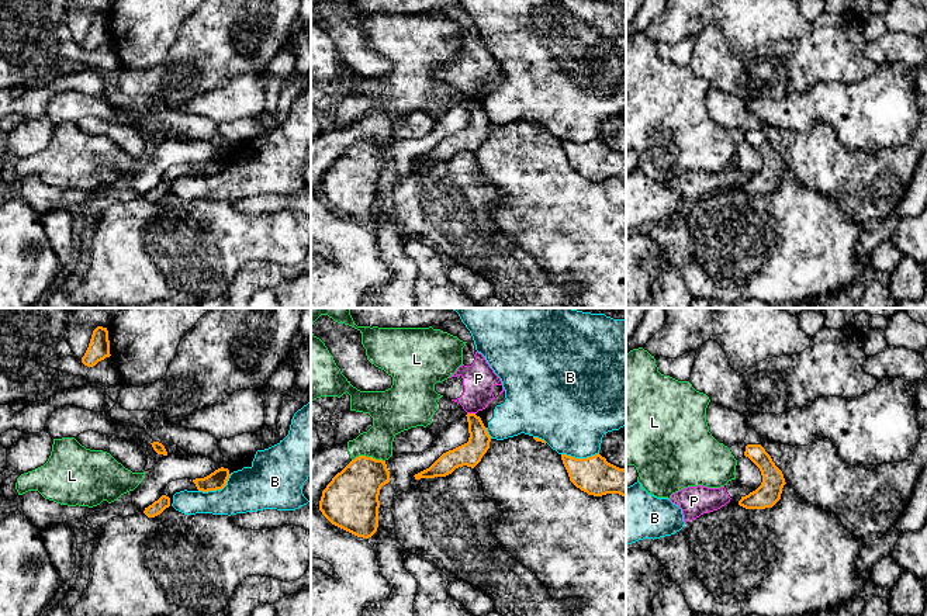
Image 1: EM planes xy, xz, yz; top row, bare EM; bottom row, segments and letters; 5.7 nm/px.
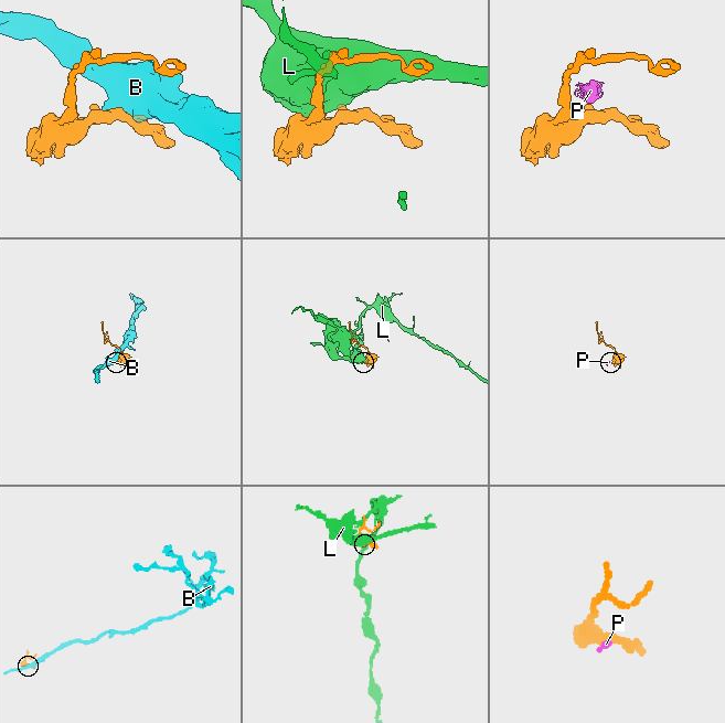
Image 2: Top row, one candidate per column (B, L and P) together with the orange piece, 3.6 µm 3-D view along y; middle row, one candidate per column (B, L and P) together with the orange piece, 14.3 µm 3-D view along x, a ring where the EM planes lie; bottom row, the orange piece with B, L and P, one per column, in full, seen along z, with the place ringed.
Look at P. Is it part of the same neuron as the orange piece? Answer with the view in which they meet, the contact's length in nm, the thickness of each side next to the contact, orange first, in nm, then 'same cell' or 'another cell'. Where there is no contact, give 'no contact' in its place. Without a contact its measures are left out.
xz | 50 nm | 140/190 nm | another cell

